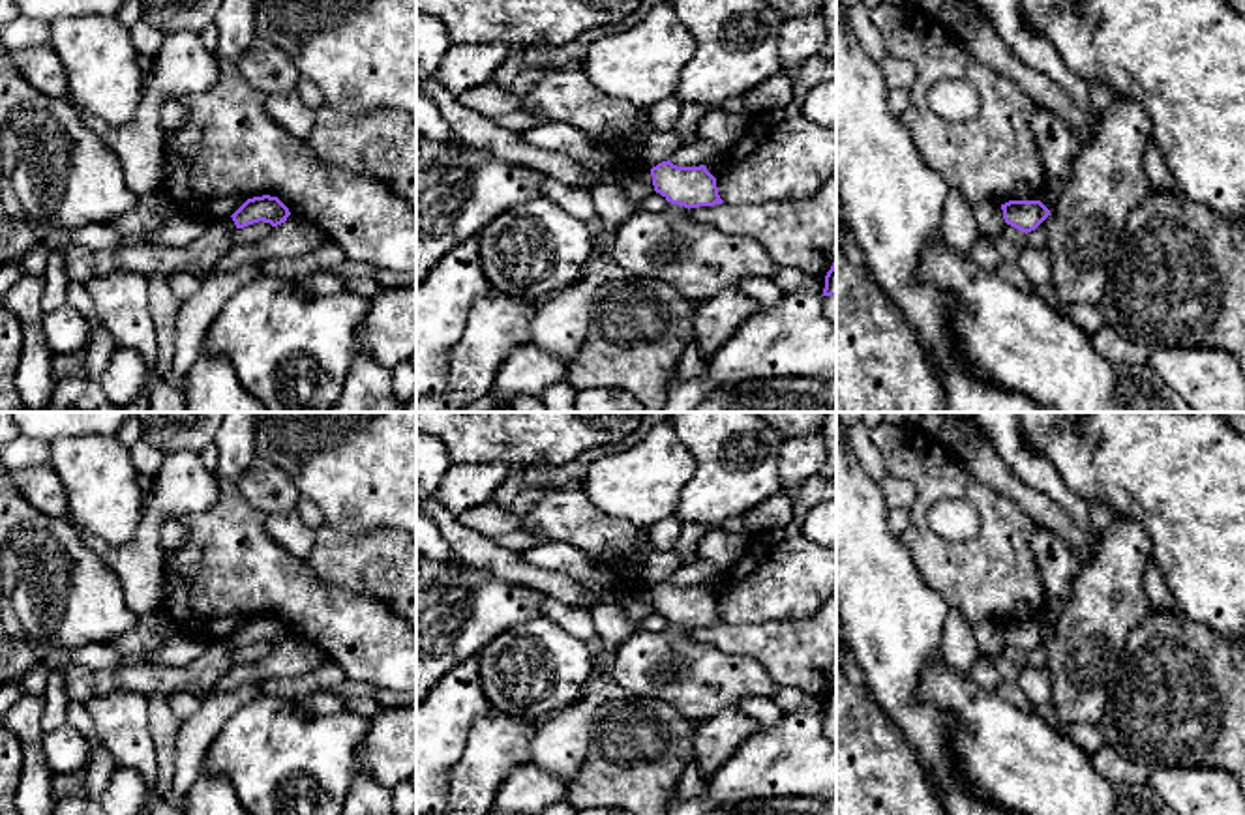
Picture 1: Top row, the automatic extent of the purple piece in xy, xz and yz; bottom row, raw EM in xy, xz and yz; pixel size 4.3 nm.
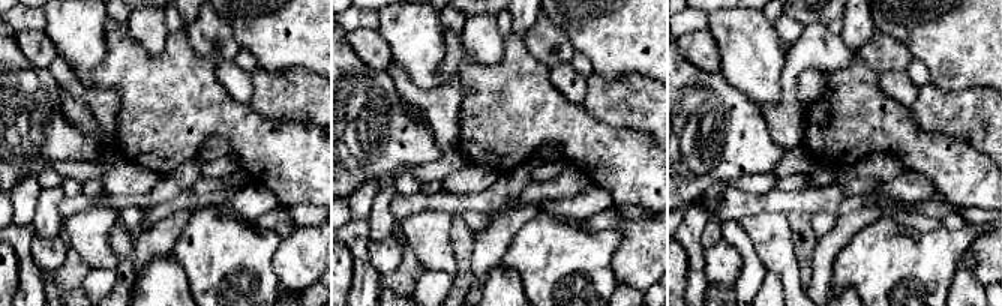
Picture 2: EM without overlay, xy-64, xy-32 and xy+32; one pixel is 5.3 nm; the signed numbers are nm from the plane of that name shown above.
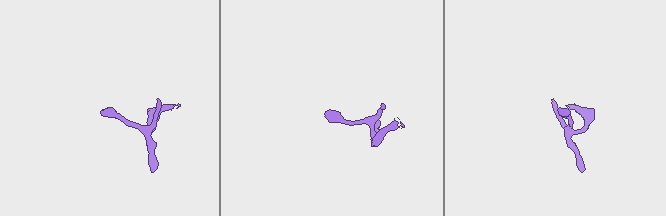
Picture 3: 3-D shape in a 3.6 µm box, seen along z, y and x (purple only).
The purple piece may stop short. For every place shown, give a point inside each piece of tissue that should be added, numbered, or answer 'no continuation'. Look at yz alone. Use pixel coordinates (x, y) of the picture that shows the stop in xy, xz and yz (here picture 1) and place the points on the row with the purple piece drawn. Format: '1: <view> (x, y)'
no continuation

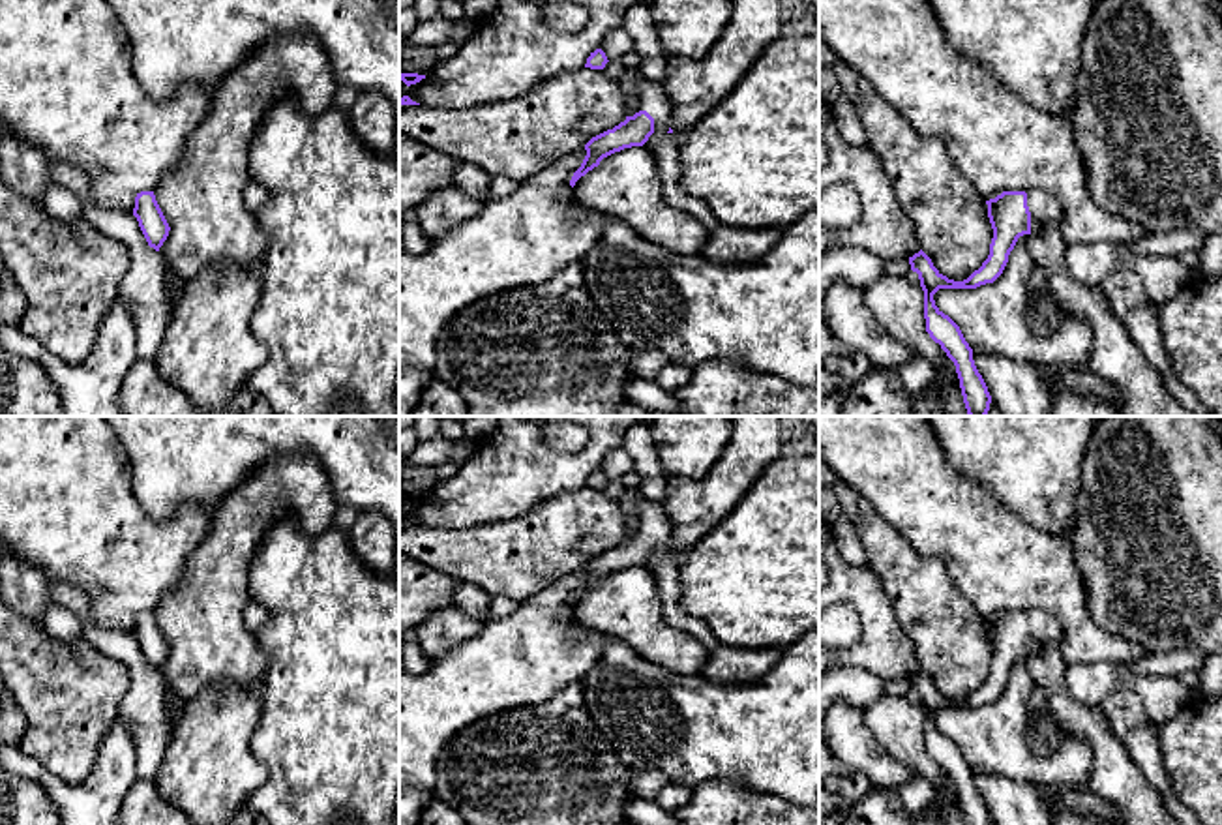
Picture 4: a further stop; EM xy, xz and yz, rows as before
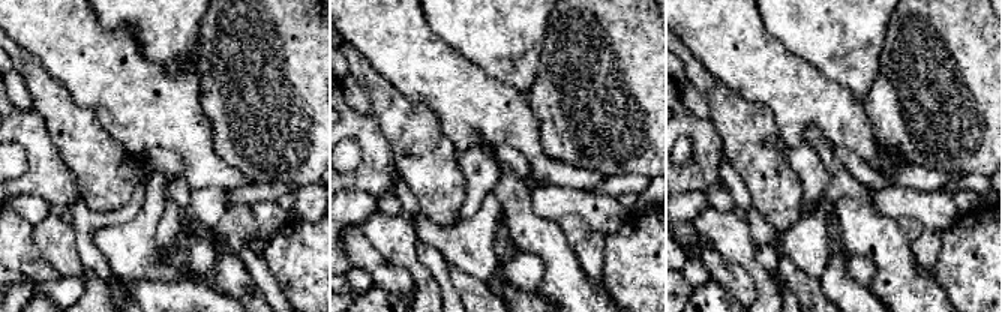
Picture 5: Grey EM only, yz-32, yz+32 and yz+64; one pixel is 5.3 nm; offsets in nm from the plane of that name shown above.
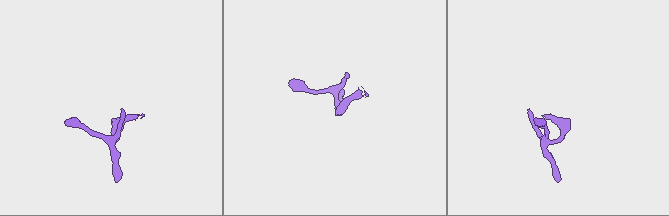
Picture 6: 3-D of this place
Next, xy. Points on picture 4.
no continuation

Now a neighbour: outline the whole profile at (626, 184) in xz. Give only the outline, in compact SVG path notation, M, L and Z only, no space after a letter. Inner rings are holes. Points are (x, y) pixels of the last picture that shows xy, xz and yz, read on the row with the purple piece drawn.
M645 146L624 148L604 158L598 167L575 182L574 197L579 206L592 208L605 218L617 218L643 238L675 253L701 253L705 240L710 236L710 231L695 216L673 208L665 201L656 161Z

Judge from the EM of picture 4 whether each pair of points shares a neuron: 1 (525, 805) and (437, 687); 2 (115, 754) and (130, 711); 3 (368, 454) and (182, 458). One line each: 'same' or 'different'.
1: different
2: different
3: same

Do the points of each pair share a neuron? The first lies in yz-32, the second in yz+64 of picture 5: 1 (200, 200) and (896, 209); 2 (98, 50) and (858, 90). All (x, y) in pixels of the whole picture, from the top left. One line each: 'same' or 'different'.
1: same
2: different

